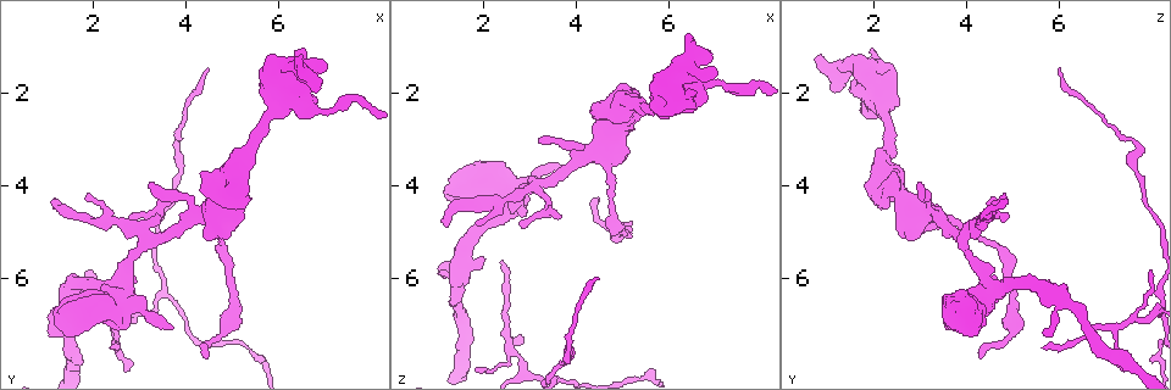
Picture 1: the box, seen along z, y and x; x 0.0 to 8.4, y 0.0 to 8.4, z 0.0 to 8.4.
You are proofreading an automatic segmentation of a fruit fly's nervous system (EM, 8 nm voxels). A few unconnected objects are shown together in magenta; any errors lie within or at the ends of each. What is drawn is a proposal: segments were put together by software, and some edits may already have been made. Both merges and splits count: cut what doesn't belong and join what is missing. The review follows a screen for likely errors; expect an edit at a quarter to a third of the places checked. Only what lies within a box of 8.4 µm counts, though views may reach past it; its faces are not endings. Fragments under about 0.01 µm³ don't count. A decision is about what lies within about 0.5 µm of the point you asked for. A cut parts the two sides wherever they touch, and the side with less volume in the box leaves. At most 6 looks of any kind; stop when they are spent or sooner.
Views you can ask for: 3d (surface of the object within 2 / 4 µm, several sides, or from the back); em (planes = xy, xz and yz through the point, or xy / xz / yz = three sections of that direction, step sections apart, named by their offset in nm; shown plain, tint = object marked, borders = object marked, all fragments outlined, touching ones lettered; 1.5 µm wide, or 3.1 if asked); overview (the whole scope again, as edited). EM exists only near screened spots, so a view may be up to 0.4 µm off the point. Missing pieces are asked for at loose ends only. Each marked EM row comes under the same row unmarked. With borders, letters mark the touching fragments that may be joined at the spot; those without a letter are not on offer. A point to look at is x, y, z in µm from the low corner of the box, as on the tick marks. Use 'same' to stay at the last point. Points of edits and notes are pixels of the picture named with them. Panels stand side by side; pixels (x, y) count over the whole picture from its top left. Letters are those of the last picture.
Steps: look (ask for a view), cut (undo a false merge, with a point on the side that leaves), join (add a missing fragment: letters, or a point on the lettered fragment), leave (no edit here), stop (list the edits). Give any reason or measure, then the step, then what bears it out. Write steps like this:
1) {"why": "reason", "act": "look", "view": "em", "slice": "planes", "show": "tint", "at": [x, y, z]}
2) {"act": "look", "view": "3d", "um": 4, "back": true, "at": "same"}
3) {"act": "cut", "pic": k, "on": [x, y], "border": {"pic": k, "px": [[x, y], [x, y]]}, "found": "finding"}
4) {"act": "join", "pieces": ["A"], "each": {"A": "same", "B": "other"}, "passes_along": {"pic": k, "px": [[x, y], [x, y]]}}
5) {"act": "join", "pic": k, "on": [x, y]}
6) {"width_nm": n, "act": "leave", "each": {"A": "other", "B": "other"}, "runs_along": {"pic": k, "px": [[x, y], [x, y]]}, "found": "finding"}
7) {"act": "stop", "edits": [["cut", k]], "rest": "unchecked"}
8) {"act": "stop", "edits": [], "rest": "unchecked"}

{"why": "free end", "act": "look", "view": "em", "slice": "planes", "show": "borders", "at": [2.85, 4.70, 4.85]}

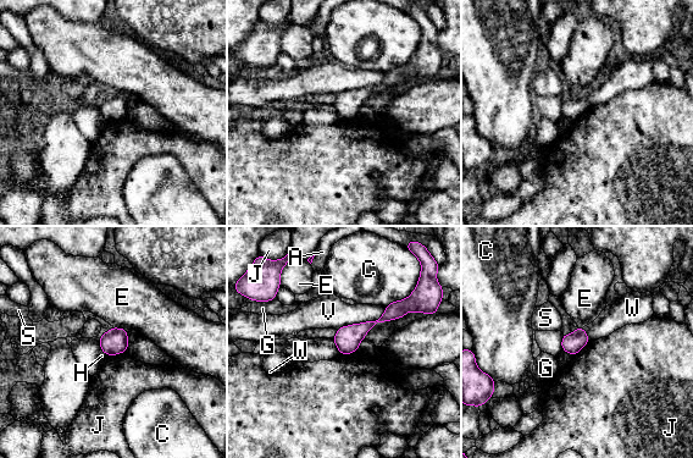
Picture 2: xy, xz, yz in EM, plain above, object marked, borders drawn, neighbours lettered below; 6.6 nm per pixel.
{"longest_contact_nm": ["V", 360], "act": "join", "pieces": ["H"], "each": {"A": "other", "C": "other", "E": "other", "G": "other", "H": "same", "J": "other", "S": "other", "V": "other", "W": "other"}, "found": "it goes on there"}

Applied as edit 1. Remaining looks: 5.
{"why": "redraw", "act": "look", "view": "overview"}

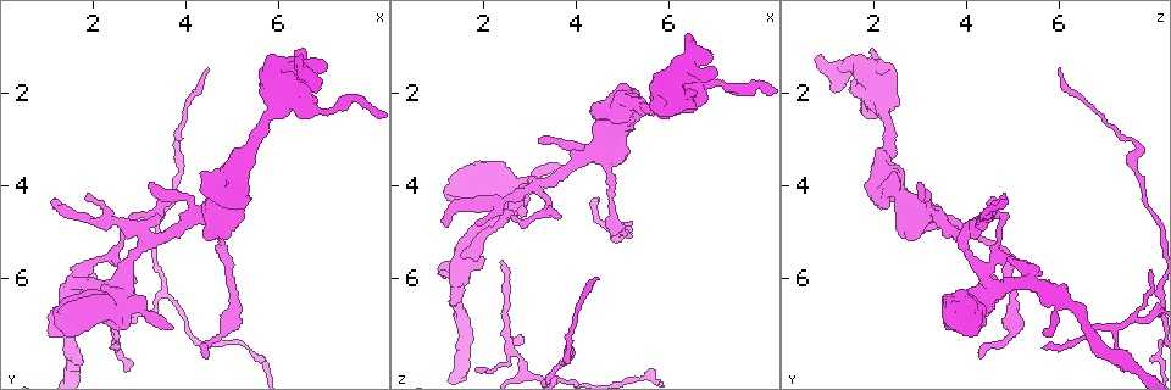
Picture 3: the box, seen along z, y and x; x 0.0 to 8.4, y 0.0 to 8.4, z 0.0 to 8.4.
{"why": "tapers out", "act": "look", "view": "em", "slice": "xz", "step": 4, "show": "borders", "at": [2.35, 7.50, 5.65]}

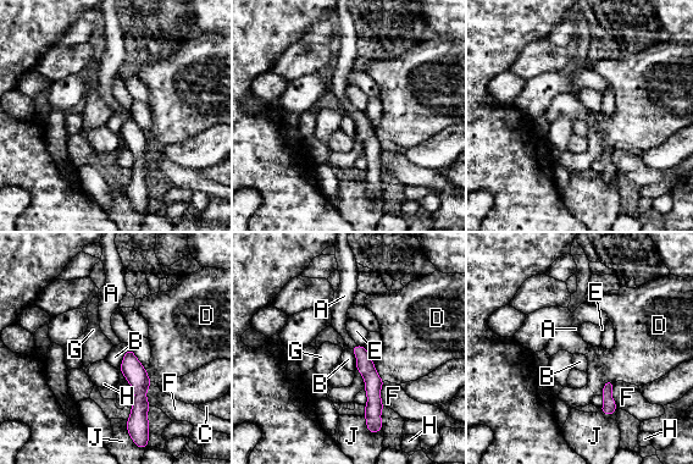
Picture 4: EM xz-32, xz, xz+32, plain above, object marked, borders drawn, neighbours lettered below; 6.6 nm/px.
{"act": "join", "pieces": ["A"], "each": {"A": "same", "B": "other", "C": "other", "D": "other", "E": "other", "F": "other", "G": "other", "H": "other", "J": "other"}, "passes_along": {"pic": 4, "px": [[365, 365], [354, 347], [339, 319]]}, "found": "the neuron continues"}

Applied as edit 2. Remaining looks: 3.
{"why": "see it whole again", "act": "look", "view": "overview"}

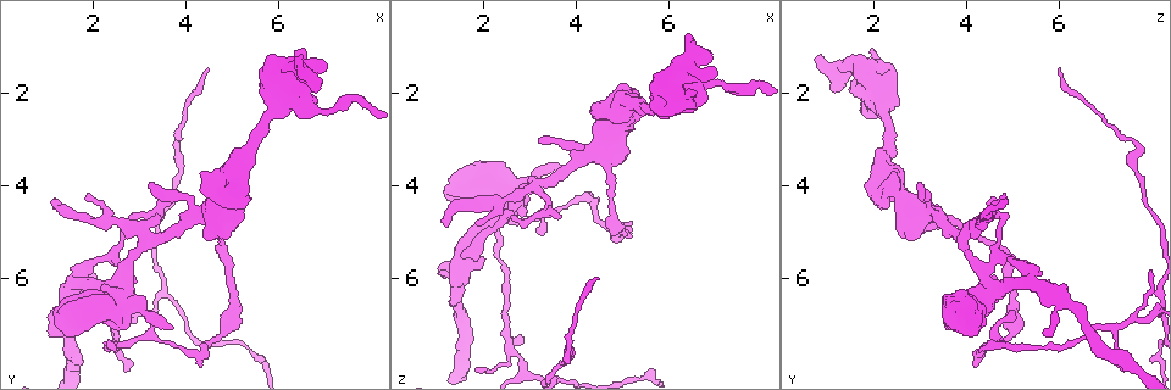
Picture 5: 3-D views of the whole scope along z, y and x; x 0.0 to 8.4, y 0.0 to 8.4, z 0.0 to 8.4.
{"why": "an open end", "act": "look", "view": "em", "slice": "planes", "show": "borders", "at": [5.25, 4.35, 2.15]}

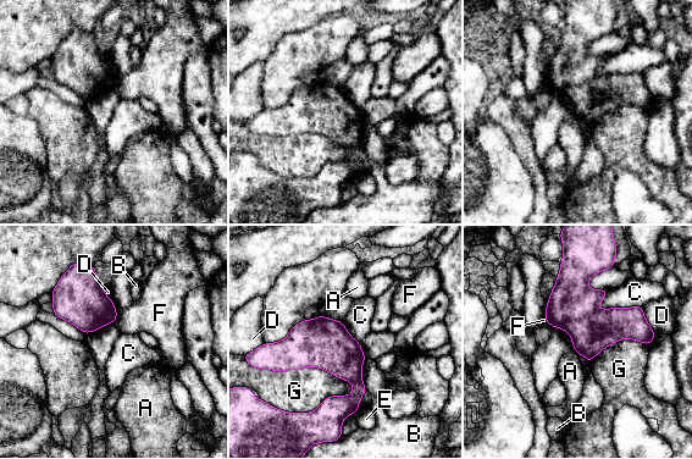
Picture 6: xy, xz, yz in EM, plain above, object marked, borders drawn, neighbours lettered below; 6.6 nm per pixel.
{"act": "leave", "each": {"A": "other", "B": "other", "C": "other", "D": "other", "E": "other", "F": "other", "G": "other"}, "border": {"pic": 6, "px": [[597, 305], [599, 308], [643, 307]]}, "found": "none of them fits"}

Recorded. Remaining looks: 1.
{"act": "stop", "edits": [["join", 2], ["join", 4]], "rest": "unchecked"}

